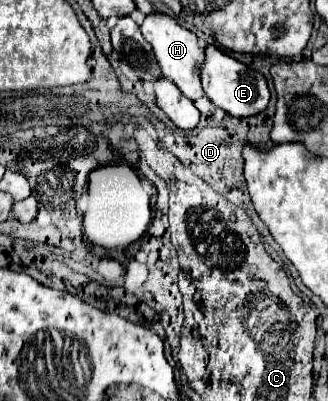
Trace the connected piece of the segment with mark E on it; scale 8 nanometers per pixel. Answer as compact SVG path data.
M207 46L207 50L205 50L205 64L203 64L201 80L203 80L205 96L215 106L221 106L223 110L227 110L231 116L255 116L255 114L263 112L269 104L271 94L269 94L265 76L251 70L249 66L237 62L235 58L231 58L229 54L225 54L223 50L219 50L215 46Z

